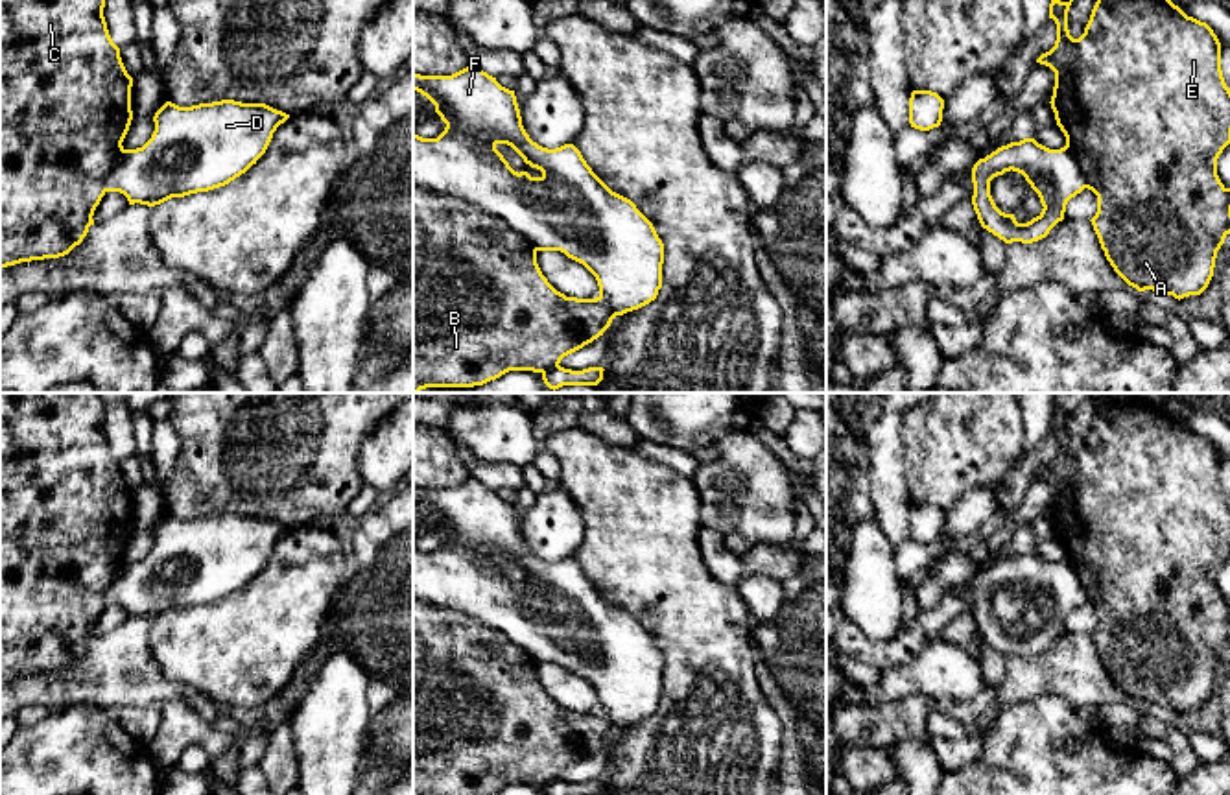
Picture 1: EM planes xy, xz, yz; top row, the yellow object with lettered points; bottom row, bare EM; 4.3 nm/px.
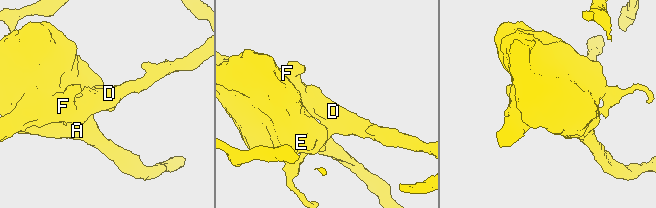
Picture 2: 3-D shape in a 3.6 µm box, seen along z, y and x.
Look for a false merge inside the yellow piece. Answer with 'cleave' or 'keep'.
cleave

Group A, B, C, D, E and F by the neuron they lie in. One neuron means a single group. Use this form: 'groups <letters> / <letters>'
groups A B C E / D F

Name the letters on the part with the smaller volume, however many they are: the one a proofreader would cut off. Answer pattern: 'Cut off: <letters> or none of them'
Cut off: D, F

